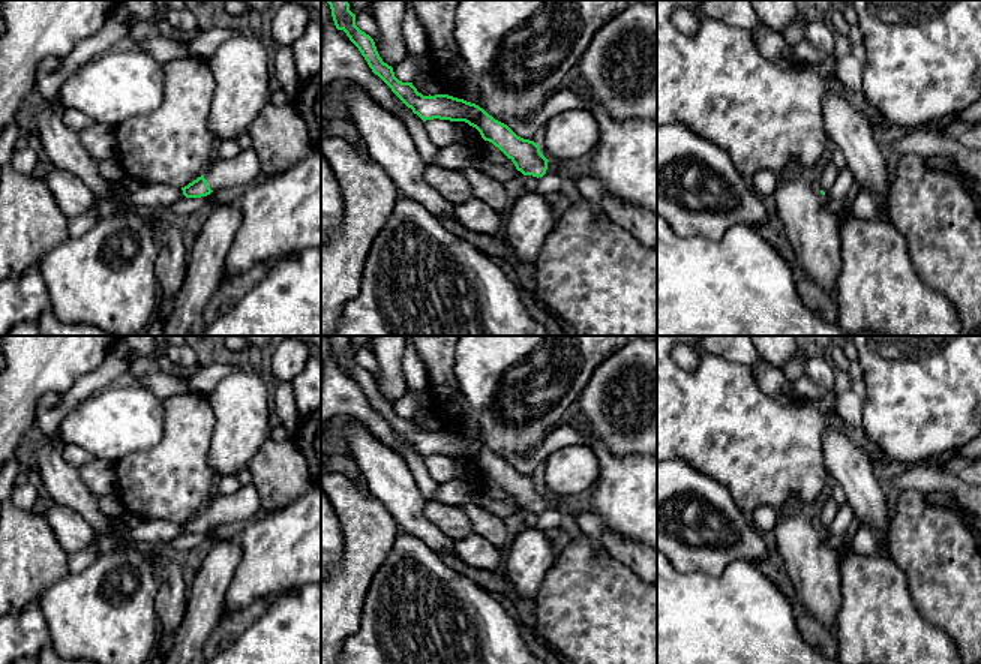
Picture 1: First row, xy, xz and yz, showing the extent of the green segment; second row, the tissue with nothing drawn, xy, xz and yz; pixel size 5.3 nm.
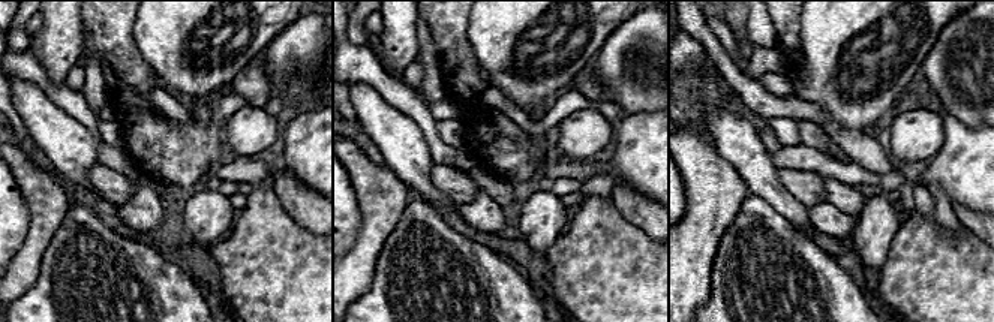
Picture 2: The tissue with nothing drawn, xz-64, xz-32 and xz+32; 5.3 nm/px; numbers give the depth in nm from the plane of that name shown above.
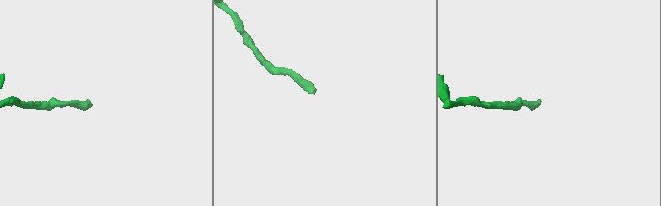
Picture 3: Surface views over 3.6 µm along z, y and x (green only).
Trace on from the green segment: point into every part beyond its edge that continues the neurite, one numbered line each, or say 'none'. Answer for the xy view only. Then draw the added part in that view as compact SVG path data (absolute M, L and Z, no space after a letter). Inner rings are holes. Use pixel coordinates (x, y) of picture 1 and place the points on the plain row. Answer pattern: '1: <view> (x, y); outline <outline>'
1: xy (224, 511); outline M242 487L232 495L218 495L204 508L210 525L216 529L232 529L258 517L261 498L252 487Z

